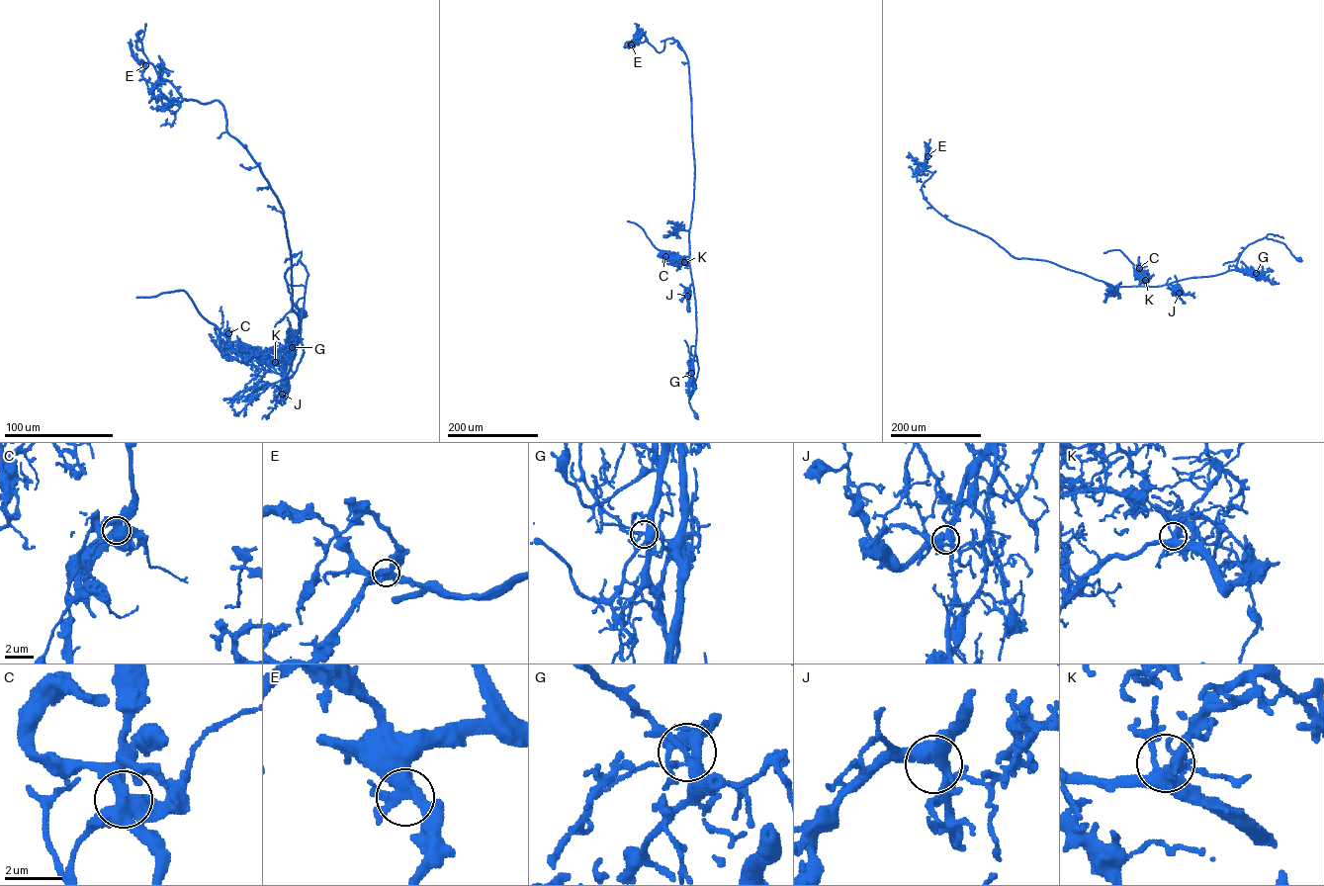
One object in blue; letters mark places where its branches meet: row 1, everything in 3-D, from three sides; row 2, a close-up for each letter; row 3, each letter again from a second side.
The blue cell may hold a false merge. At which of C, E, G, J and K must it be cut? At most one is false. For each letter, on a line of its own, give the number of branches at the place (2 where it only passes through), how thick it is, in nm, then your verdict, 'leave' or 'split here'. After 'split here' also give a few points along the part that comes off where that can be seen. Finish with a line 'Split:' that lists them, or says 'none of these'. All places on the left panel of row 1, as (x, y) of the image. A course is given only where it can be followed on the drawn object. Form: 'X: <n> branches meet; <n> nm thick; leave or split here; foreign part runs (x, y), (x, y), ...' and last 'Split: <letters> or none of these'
C: 4 branches meet; 550 nm thick; split here; foreign part runs (228, 333), (228, 339), (202, 316), (184, 290), (136, 298)
E: 4 branches meet; 400 nm thick; leave
G: 4 branches meet; 360 nm thick; leave
J: 5 branches meet; 440 nm thick; leave
K: 6 branches meet; 400 nm thick; leave
Split: C

